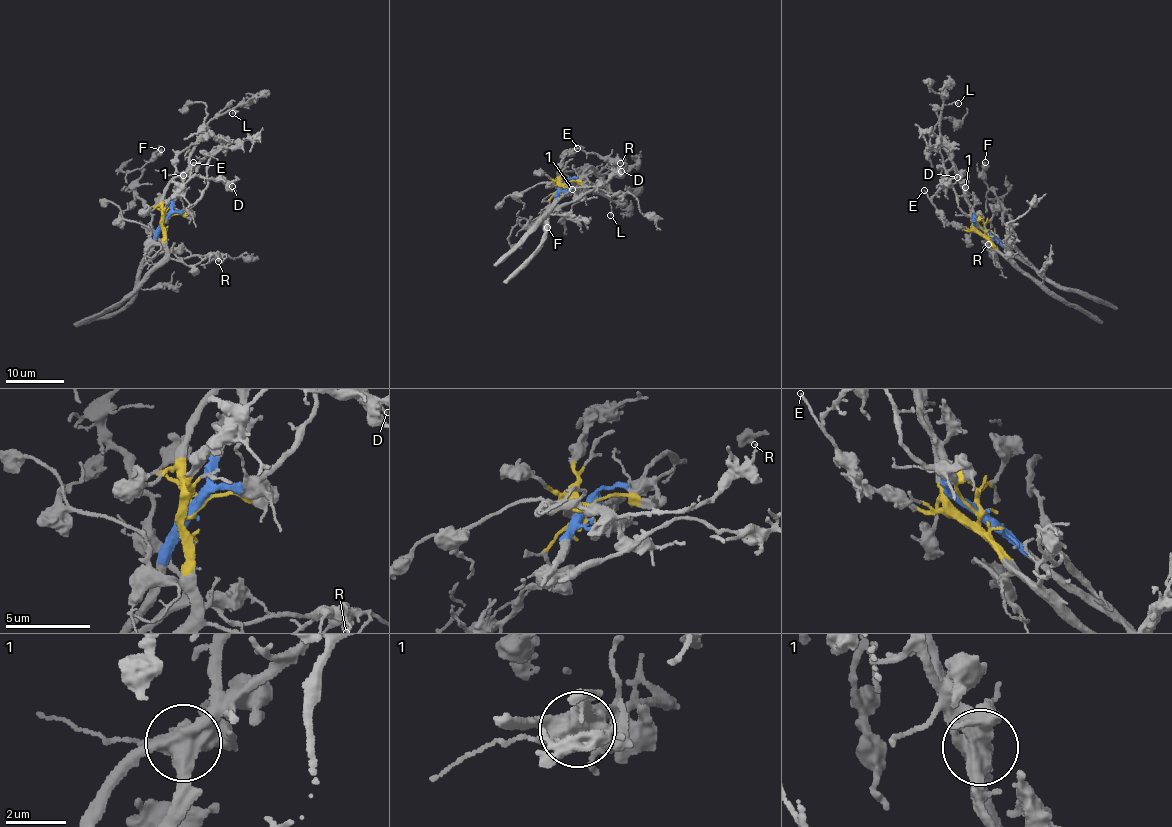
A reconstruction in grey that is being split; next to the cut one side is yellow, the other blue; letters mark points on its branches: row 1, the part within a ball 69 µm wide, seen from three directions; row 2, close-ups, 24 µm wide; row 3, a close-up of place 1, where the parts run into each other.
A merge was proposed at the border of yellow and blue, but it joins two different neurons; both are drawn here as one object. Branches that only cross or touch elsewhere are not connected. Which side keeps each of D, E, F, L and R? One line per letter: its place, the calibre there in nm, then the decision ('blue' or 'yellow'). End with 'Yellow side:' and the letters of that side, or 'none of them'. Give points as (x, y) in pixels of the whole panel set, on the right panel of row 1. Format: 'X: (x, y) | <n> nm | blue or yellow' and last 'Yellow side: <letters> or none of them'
D: (957, 177) | 170 nm | yellow
E: (924, 190) | 150 nm | yellow
F: (985, 162) | 440 nm | blue
L: (958, 103) | 140 nm | blue
R: (988, 244) | 130 nm | yellow
Yellow side: D, E, R

